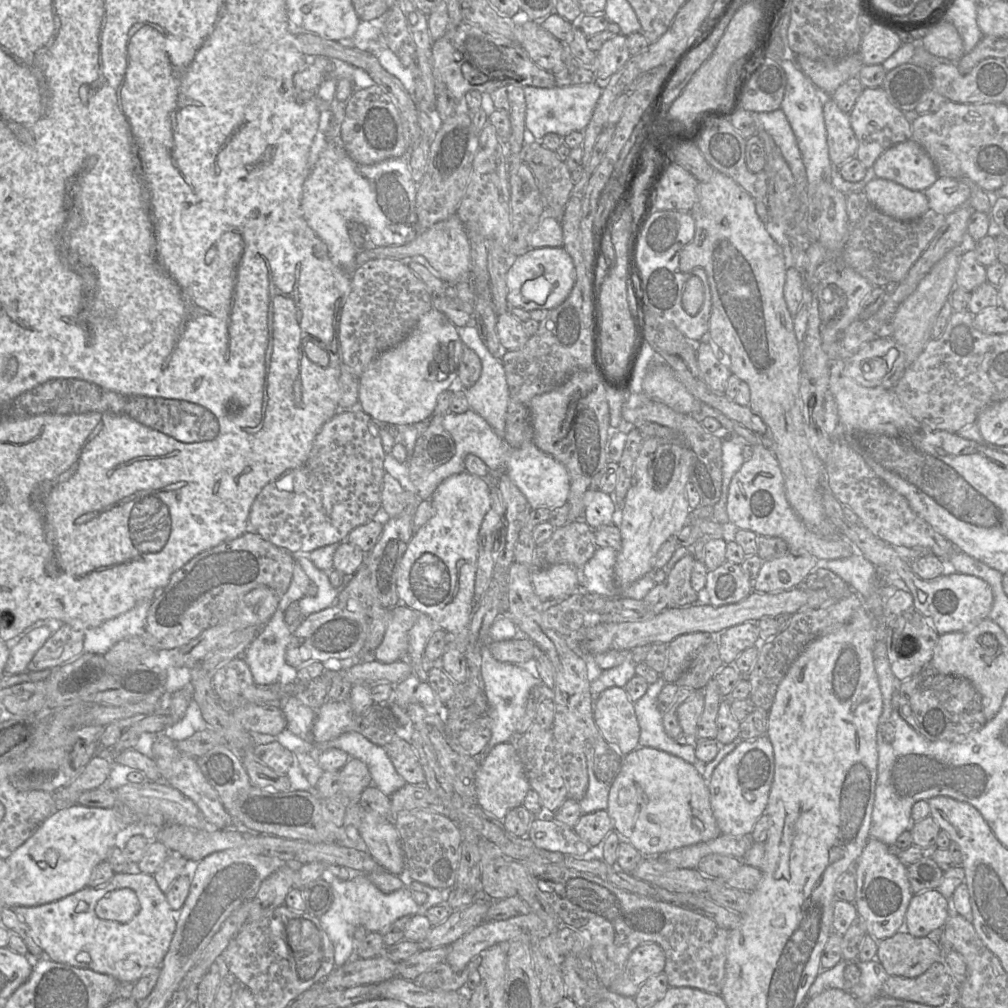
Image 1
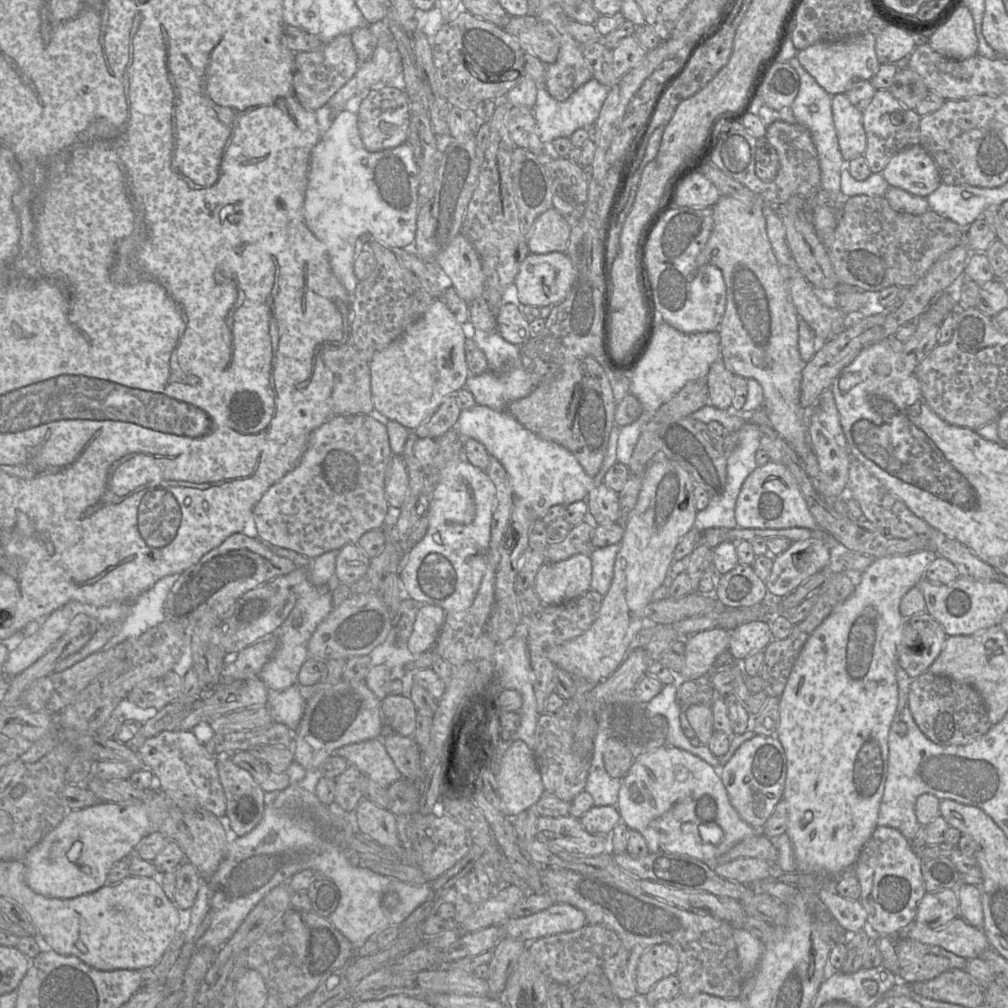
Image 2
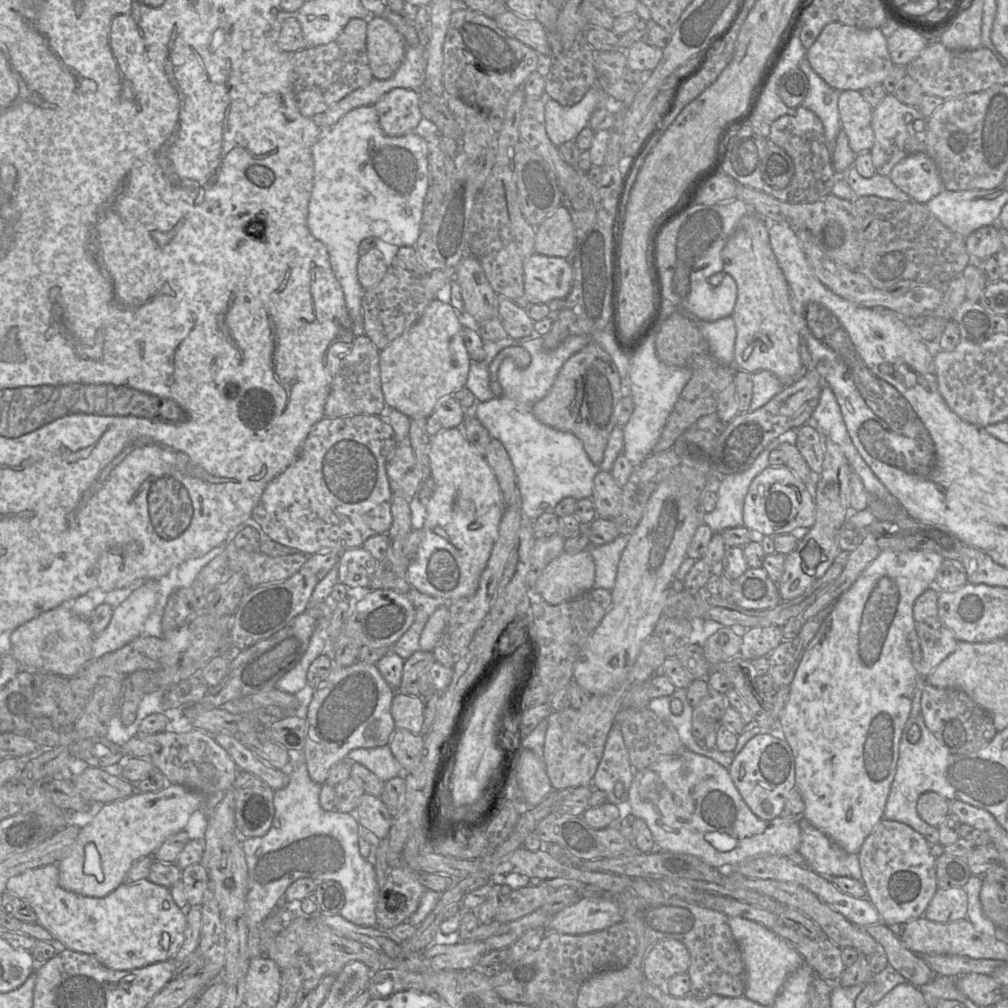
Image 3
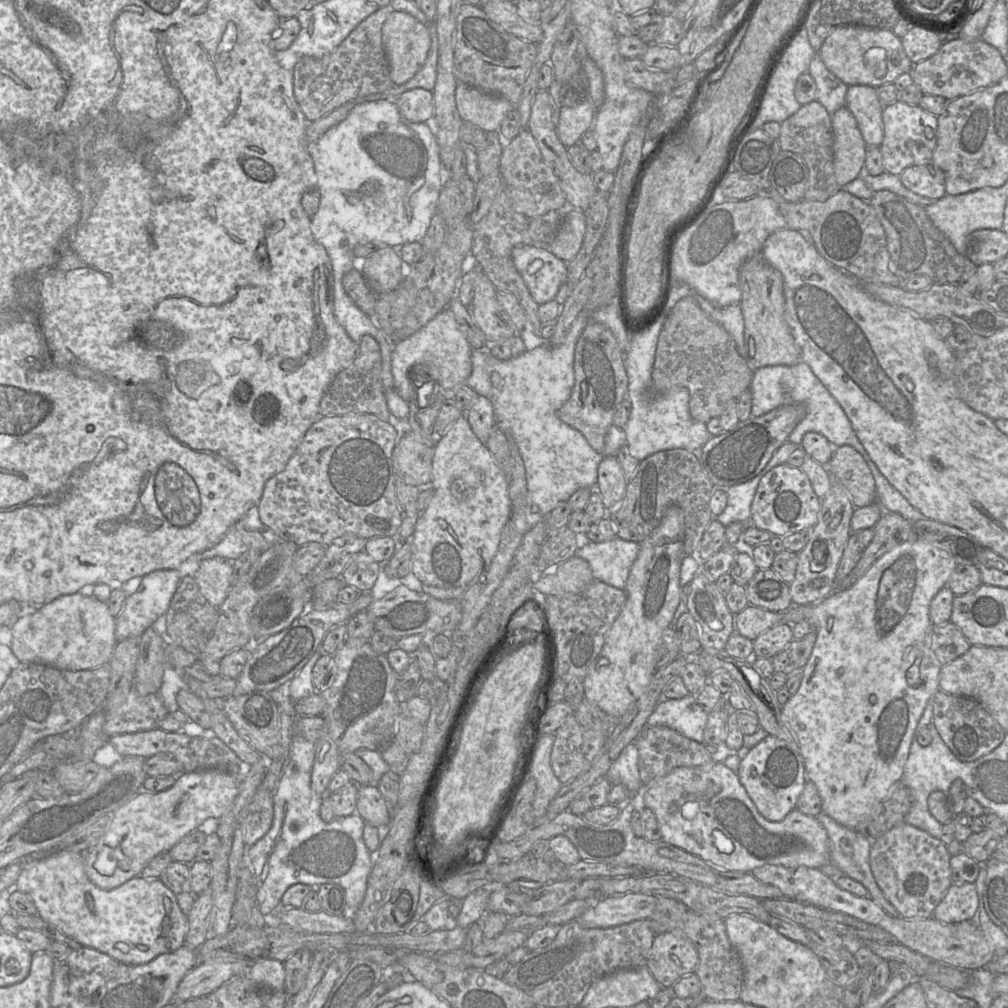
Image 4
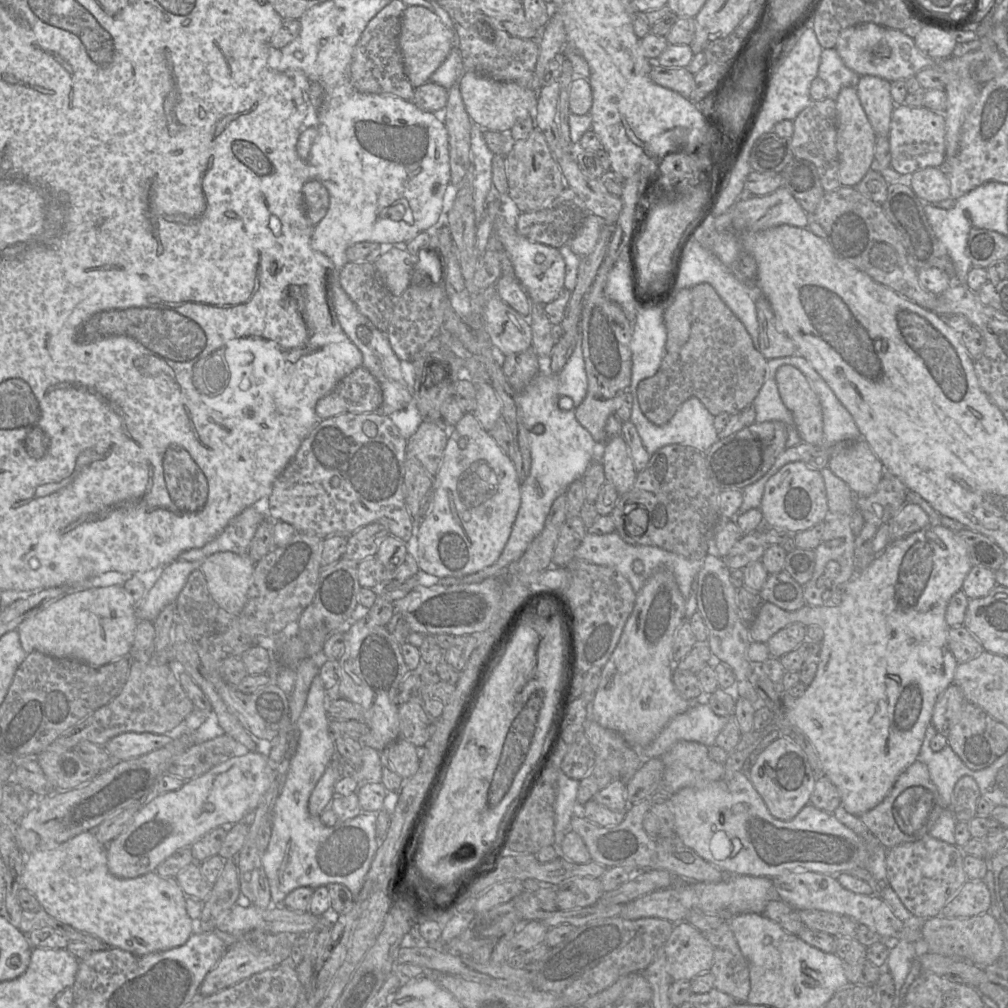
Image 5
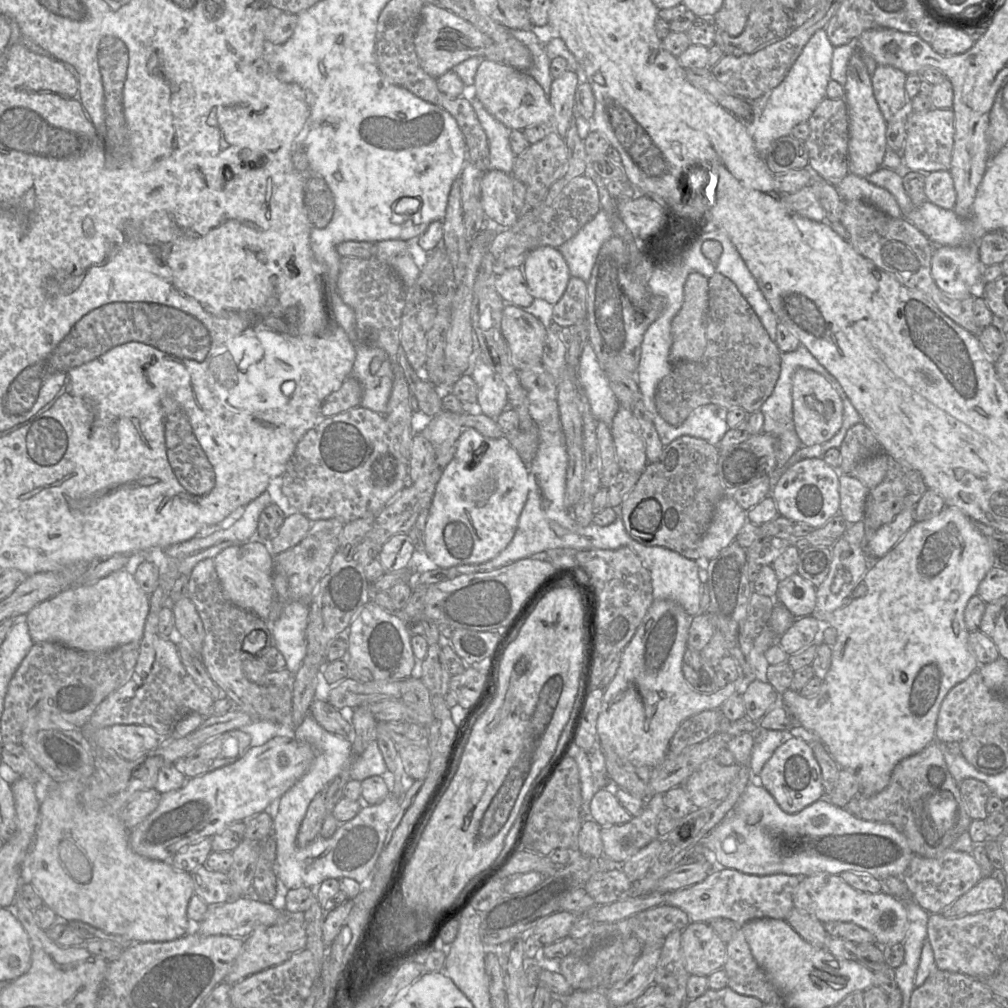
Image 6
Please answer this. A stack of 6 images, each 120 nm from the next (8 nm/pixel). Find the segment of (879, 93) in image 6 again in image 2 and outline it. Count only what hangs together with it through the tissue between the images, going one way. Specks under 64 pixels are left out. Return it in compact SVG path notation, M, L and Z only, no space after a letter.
M845 94L832 96L832 116L840 152L845 162L863 155L867 147L862 111Z

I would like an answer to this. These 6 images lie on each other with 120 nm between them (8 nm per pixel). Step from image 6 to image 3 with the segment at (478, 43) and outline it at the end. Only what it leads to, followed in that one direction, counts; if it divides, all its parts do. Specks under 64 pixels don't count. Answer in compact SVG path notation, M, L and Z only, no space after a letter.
M371 16L367 23L366 48L375 79L389 79L406 53L405 38L383 16Z

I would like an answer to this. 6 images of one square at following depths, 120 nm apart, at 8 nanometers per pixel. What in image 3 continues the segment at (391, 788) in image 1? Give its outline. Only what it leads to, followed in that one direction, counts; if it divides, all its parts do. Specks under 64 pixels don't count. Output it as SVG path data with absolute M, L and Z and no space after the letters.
M388 745L353 749L346 760L360 763L383 782L399 776L399 762L393 756Z

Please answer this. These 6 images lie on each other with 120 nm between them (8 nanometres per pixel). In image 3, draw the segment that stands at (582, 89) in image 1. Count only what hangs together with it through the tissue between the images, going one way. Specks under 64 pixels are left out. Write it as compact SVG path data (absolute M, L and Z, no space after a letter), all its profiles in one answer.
M592 86L583 98L573 106L563 106L545 92L540 97L545 108L545 128L555 146L574 141L585 127L588 127L592 113L603 101L603 90Z

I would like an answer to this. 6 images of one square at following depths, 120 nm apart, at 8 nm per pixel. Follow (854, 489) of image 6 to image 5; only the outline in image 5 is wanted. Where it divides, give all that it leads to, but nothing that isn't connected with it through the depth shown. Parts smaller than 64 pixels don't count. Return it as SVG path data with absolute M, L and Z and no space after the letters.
M829 468L820 470L824 480L828 509L833 514L853 514L856 496L850 487Z

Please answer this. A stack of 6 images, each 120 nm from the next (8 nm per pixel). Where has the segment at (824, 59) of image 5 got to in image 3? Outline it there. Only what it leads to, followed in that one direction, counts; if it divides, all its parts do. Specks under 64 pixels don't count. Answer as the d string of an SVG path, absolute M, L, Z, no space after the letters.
M806 56L800 60L798 68L805 73L809 83L809 91L801 105L812 111L821 120L824 127L824 134L827 146L829 148L832 157L835 140L838 135L838 132L841 130L840 115L838 110L838 100L841 91L838 91L833 87L831 87L830 85L828 85L813 70Z

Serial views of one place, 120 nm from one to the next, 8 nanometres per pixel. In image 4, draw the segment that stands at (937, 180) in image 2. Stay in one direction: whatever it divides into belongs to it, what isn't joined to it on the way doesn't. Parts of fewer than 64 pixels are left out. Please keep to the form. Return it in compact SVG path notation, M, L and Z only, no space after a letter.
M933 160L908 167L899 177L906 188L920 196L940 199L947 194L945 174Z

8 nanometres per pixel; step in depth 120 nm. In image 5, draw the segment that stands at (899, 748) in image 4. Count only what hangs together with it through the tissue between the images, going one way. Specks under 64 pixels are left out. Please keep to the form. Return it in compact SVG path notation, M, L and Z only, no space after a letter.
M930 524L905 538L890 542L864 571L856 573L846 583L842 601L838 606L805 605L795 611L786 611L771 602L763 602L756 618L748 626L751 640L762 643L766 643L775 633L792 623L802 623L806 626L817 625L823 630L824 637L821 641L817 672L803 696L793 697L789 695L782 685L776 685L776 691L782 702L785 717L789 723L801 730L810 739L818 753L825 776L831 780L840 792L841 806L852 815L860 817L877 806L891 791L898 777L918 758L926 729L931 723L936 700L953 683L955 670L958 666L958 662L948 646L950 627L946 623L945 613L951 597L956 592L961 591L963 582L971 568L972 565L969 561L965 542L956 532L943 525Z

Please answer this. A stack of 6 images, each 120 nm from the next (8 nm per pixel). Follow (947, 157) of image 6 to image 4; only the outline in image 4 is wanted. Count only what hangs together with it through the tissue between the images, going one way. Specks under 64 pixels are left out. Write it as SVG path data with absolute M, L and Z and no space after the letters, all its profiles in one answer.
M897 100L884 107L882 117L884 137L879 148L886 172L900 175L903 170L912 165L921 165L932 161L936 147L937 116L926 112L919 105L910 105Z

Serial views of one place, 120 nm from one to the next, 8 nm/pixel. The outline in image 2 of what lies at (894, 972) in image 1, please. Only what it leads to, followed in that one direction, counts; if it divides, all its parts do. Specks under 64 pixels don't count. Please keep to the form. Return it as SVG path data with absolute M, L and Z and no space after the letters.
M907 937L895 941L899 962L898 979L908 983L931 980L950 969L963 969L967 959L939 946L921 943Z

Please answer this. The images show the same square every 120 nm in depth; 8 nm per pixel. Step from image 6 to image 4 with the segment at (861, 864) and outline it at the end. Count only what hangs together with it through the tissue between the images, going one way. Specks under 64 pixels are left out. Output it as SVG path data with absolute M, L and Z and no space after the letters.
M722 762L677 767L665 776L655 778L647 784L642 783L642 798L645 807L651 809L656 816L661 840L694 854L719 869L750 873L764 865L820 868L831 863L827 831L816 817L793 809L780 822L767 820L749 797L737 772Z

